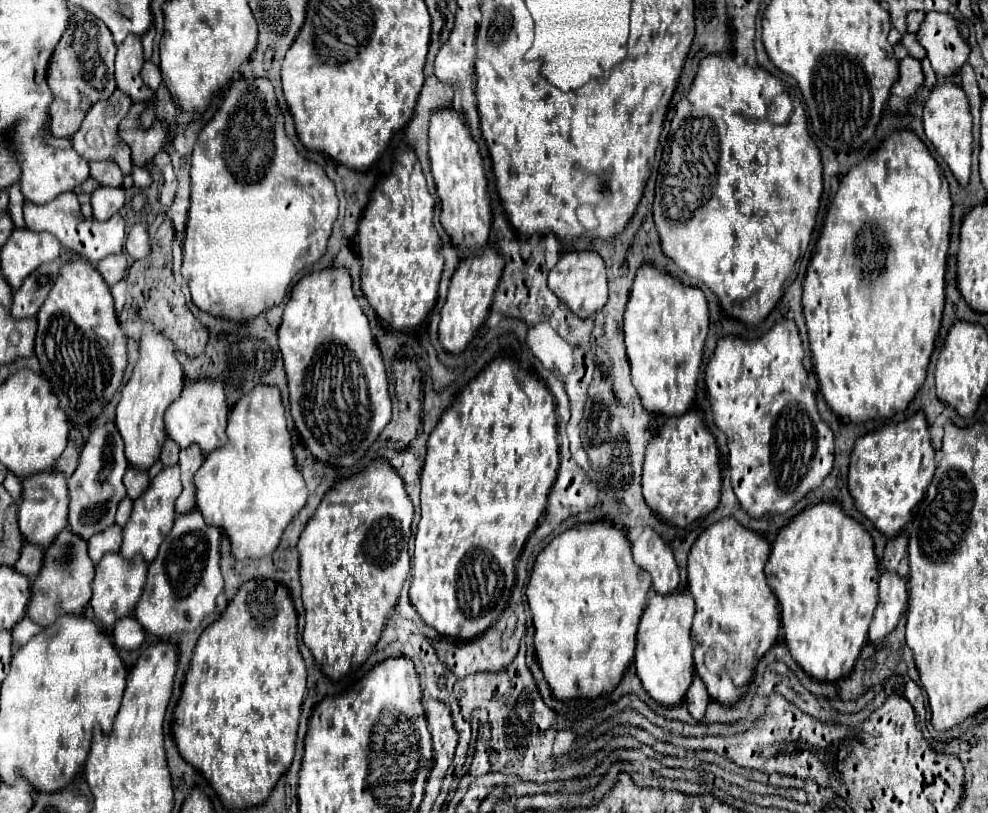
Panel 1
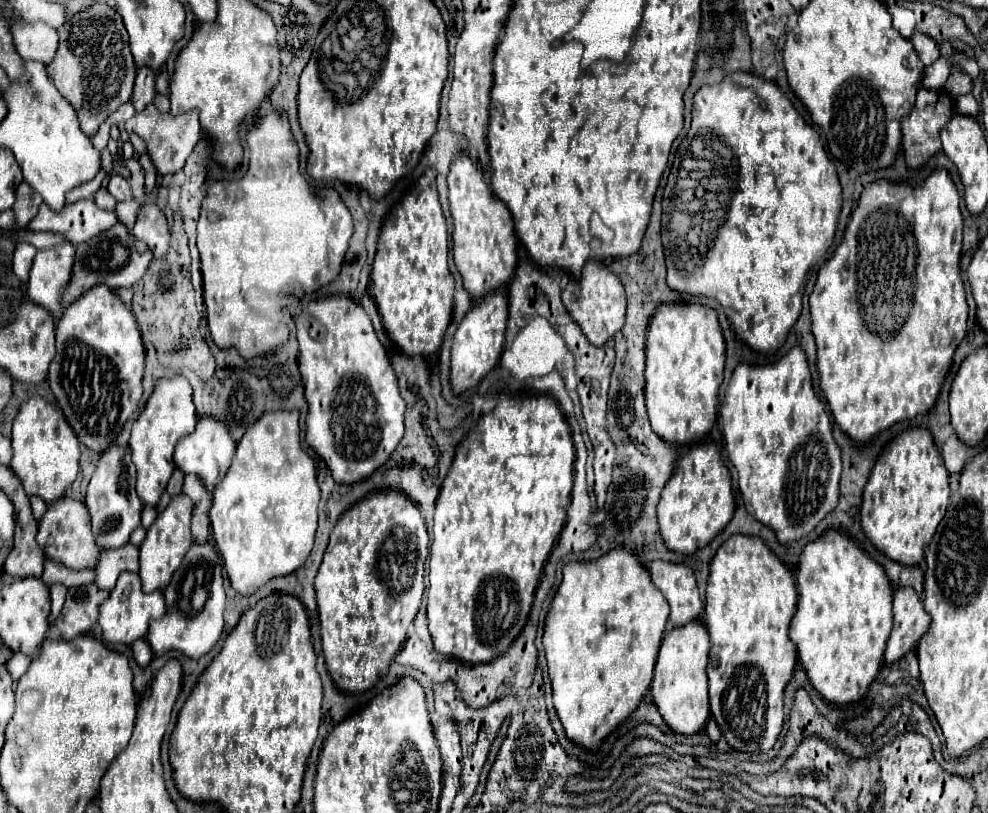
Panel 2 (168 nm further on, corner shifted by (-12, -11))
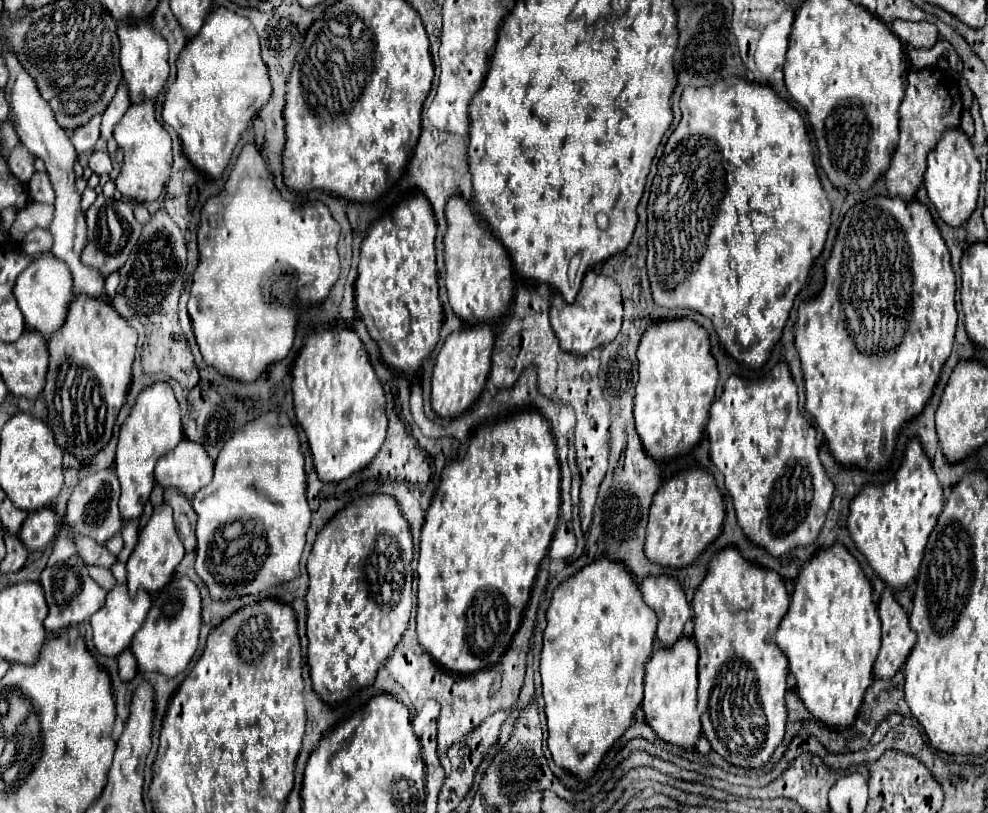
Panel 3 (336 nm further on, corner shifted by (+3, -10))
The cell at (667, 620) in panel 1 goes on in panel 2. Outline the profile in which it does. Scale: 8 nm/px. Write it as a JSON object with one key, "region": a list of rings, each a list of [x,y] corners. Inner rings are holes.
{"region":[[[699,621],[683,625],[683,629],[665,631],[655,663],[651,681],[653,701],[665,719],[665,723],[683,735],[693,735],[705,727],[709,717],[709,695],[707,695],[707,657],[709,657],[709,633]]]}

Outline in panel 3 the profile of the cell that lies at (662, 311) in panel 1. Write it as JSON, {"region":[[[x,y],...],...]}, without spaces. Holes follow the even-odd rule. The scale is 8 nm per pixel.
{"region":[[[690,318],[654,322],[642,336],[642,342],[638,346],[638,362],[640,362],[638,368],[640,380],[636,384],[634,396],[634,418],[636,418],[636,432],[640,436],[644,452],[654,460],[686,456],[704,434],[708,412],[714,402],[714,392],[718,384],[718,368],[716,360],[710,354],[706,330]]]}

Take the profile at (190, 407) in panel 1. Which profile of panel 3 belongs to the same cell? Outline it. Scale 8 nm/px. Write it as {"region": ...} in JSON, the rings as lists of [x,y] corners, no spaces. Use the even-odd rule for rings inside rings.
{"region":[[[182,438],[174,450],[158,460],[154,478],[164,490],[176,488],[186,498],[192,498],[212,480],[212,470],[214,462],[208,458],[206,450],[198,442]]]}

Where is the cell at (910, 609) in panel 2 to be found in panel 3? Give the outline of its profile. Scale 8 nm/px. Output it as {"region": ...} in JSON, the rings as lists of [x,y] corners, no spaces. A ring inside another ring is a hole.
{"region":[[[884,590],[878,614],[882,620],[882,648],[874,662],[874,676],[888,680],[906,662],[916,642],[916,634],[908,624],[908,614],[902,610],[890,590]]]}

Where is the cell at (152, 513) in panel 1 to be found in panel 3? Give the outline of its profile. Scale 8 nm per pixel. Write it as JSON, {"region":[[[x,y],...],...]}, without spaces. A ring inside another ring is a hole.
{"region":[[[154,486],[152,494],[150,494],[150,502],[154,506],[154,514],[148,520],[148,524],[144,526],[144,530],[140,532],[136,550],[132,552],[132,556],[130,556],[128,564],[126,564],[126,568],[128,568],[128,594],[130,596],[136,596],[136,592],[140,588],[146,590],[148,594],[160,592],[168,584],[168,580],[172,578],[176,566],[180,564],[180,560],[186,554],[184,544],[182,544],[182,540],[176,534],[176,526],[174,526],[174,520],[172,520],[172,508],[168,508],[168,504],[162,504],[162,494],[164,494],[164,488]]]}

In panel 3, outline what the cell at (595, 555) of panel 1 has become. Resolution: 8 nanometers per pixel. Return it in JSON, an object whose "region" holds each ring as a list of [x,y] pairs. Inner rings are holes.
{"region":[[[600,558],[600,560],[584,566],[580,572],[576,572],[572,578],[568,578],[566,582],[562,582],[556,588],[556,592],[552,596],[552,602],[550,602],[550,608],[546,612],[546,618],[548,618],[548,626],[544,630],[540,674],[542,674],[542,696],[544,696],[544,702],[546,702],[544,710],[546,710],[546,718],[548,718],[548,748],[550,748],[550,754],[552,754],[552,758],[558,766],[562,766],[570,774],[574,774],[578,780],[588,780],[598,770],[600,762],[604,760],[606,752],[614,746],[614,742],[630,728],[630,724],[634,720],[634,714],[642,704],[642,698],[644,698],[644,692],[642,692],[644,670],[646,670],[646,662],[650,660],[654,638],[656,638],[656,614],[652,612],[652,608],[648,608],[644,604],[640,588],[636,586],[634,578],[624,568],[624,564],[616,564],[616,562]]]}

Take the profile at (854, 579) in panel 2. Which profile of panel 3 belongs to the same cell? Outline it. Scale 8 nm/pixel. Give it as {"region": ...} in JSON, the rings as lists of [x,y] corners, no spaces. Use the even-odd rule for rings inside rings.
{"region":[[[842,544],[820,550],[810,562],[804,564],[794,586],[790,610],[784,616],[774,640],[788,658],[790,672],[796,676],[798,696],[808,712],[826,726],[848,728],[856,720],[864,694],[874,680],[872,666],[880,650],[880,618],[868,578],[864,576],[858,560]]]}

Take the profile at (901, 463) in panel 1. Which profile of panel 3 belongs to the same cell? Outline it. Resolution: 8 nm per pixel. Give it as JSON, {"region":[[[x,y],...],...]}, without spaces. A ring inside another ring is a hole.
{"region":[[[914,438],[906,446],[904,462],[898,468],[894,480],[884,486],[866,486],[852,500],[848,532],[878,578],[886,582],[894,592],[900,592],[918,576],[928,536],[936,526],[942,510],[942,486],[920,442]]]}

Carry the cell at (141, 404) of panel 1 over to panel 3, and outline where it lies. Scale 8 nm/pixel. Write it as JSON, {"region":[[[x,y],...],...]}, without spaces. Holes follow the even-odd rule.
{"region":[[[156,382],[142,390],[136,398],[136,404],[130,412],[130,416],[124,420],[120,428],[118,448],[116,448],[116,476],[122,488],[120,496],[120,516],[124,522],[136,520],[144,504],[150,498],[150,492],[154,488],[154,466],[158,458],[164,452],[170,452],[180,440],[182,440],[182,426],[180,426],[180,410],[178,400],[172,392],[172,388],[166,382]]]}

